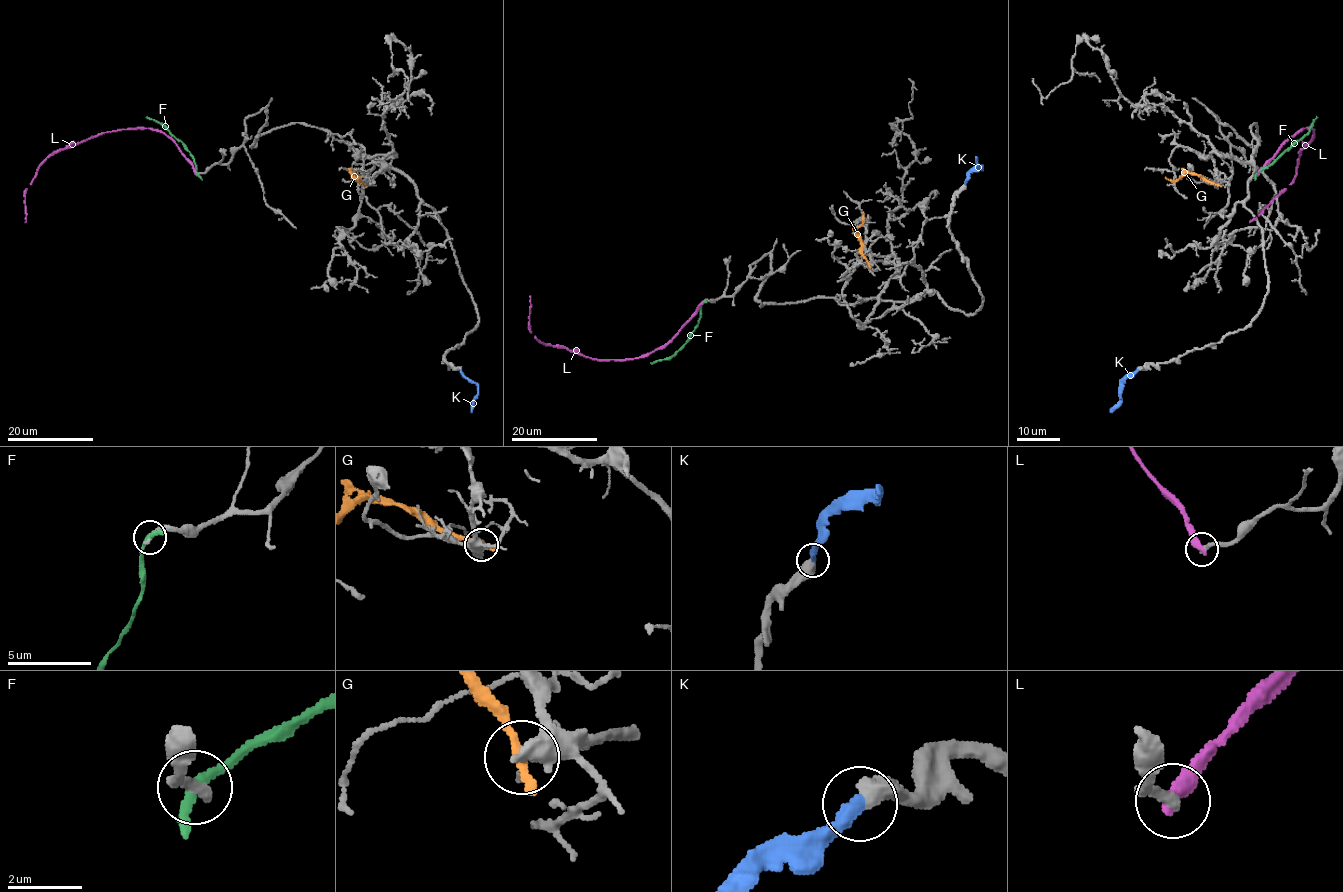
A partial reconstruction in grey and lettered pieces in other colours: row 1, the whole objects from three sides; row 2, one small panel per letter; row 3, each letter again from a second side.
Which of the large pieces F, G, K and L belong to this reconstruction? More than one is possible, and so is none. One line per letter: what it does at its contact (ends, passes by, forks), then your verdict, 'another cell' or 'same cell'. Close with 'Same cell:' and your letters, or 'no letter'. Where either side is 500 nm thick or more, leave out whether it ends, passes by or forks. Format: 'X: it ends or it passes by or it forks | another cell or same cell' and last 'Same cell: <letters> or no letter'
F: it passes by | another cell
G: it ends | another cell
K: same cell
L: it ends | another cell
Same cell: K

